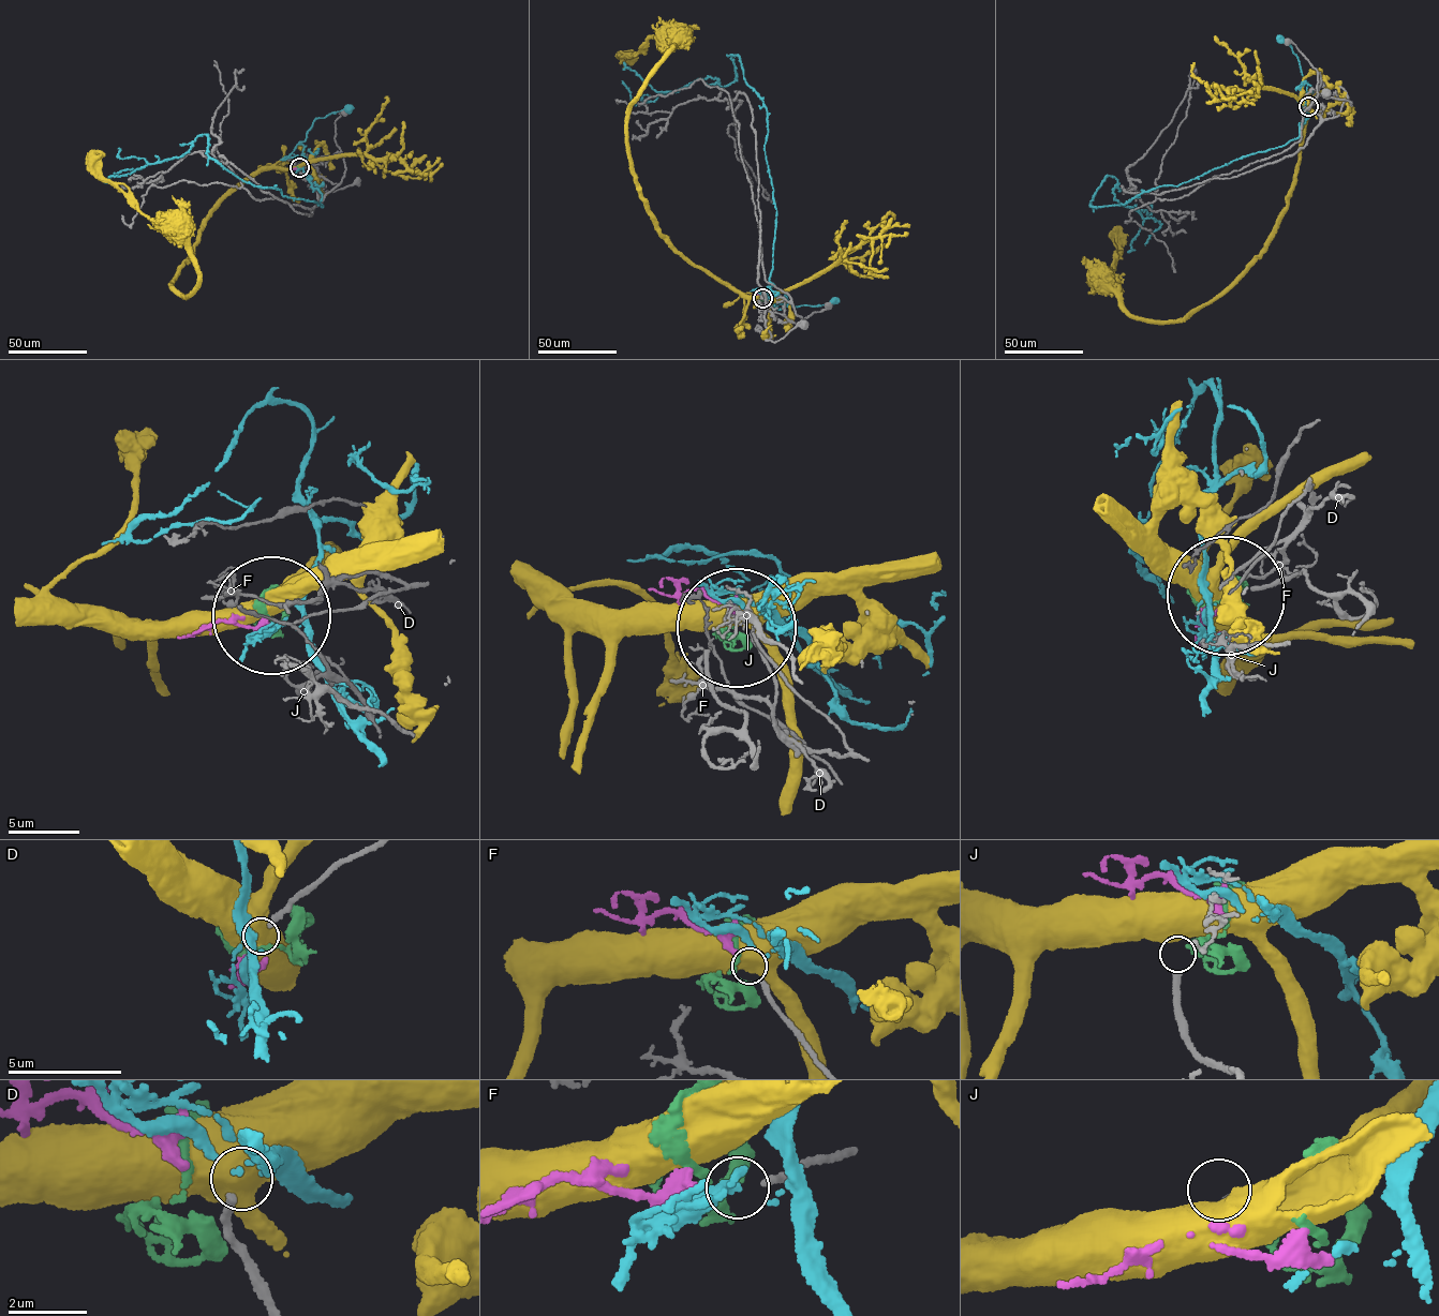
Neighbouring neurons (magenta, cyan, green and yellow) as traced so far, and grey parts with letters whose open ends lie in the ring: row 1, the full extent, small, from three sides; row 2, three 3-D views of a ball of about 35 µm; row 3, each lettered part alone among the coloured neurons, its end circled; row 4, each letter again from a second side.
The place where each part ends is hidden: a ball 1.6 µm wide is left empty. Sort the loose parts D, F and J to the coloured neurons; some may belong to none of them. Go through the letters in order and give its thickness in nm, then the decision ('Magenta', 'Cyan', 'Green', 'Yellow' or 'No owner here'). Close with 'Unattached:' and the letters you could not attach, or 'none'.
D: Thickness 200 nm. Cyan
F: Thickness 190 nm. Magenta
J: Thickness 280 nm. No owner here
Unattached: J

